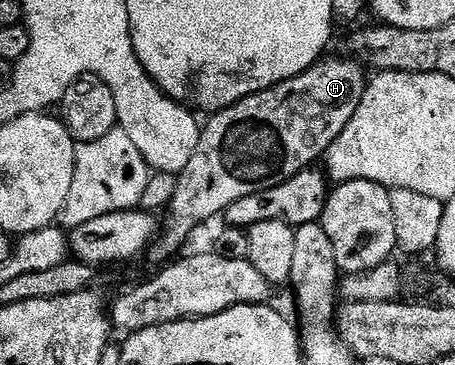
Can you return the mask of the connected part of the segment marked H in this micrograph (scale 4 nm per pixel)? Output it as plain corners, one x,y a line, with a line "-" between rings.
352,58
329,59
322,59
303,74
276,84
266,92
248,96
221,112
214,112
206,119
209,121
204,121
199,146
195,146
191,162
187,162
185,169
176,177
177,189
169,204
169,221
166,224
164,221
163,231
151,248
161,262
176,257
182,251
181,243
200,224
207,223
212,216
220,217
231,202
239,202
239,198
247,198
247,194
259,194
287,182
287,178
295,178
295,174
316,165
317,159
328,153
339,134
343,134
347,122
355,118
355,110
359,110
367,83
366,69
358,61

